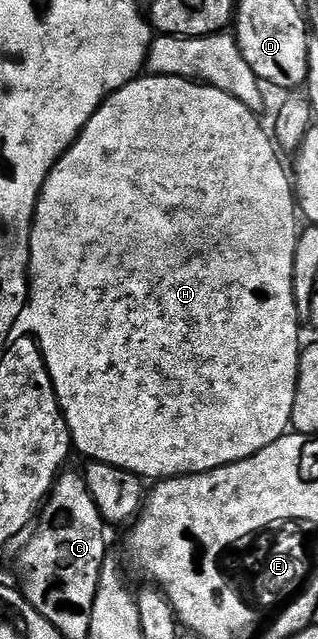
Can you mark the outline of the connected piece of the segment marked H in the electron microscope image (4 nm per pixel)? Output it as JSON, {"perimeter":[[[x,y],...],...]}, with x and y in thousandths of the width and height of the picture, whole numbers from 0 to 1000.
{"perimeter":[[[453,116],[418,125],[406,133],[358,142],[343,153],[292,177],[280,196],[242,214],[242,221],[179,252],[179,258],[154,271],[142,290],[123,304],[110,322],[110,343],[97,347],[97,415],[91,419],[91,448],[85,452],[85,480],[66,484],[57,510],[72,512],[69,523],[123,538],[142,571],[154,577],[154,590],[167,596],[167,609],[179,615],[186,638],[198,657],[223,679],[223,690],[239,707],[264,712],[264,720],[355,728],[384,737],[437,745],[453,753],[509,753],[553,750],[560,743],[629,743],[670,734],[695,734],[723,725],[770,721],[770,715],[796,715],[833,703],[833,696],[858,696],[915,668],[921,646],[921,621],[934,609],[940,588],[940,510],[947,501],[934,490],[928,460],[921,459],[921,402],[934,396],[934,377],[947,360],[947,343],[934,335],[934,307],[921,297],[921,280],[890,263],[881,238],[871,235],[855,213],[814,194],[818,182],[789,174],[745,152],[714,142],[667,136],[635,127],[572,124],[569,121],[519,121],[516,117]]]}

